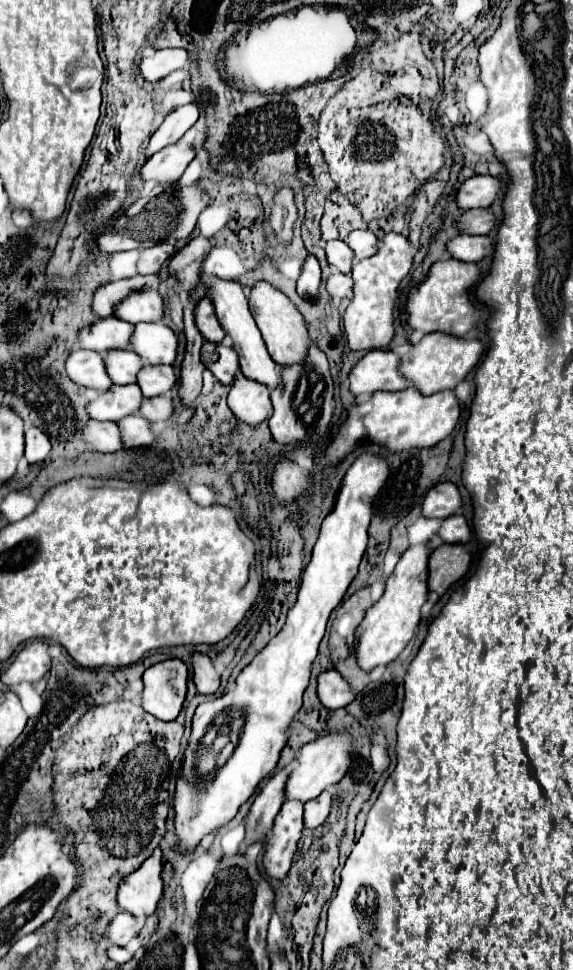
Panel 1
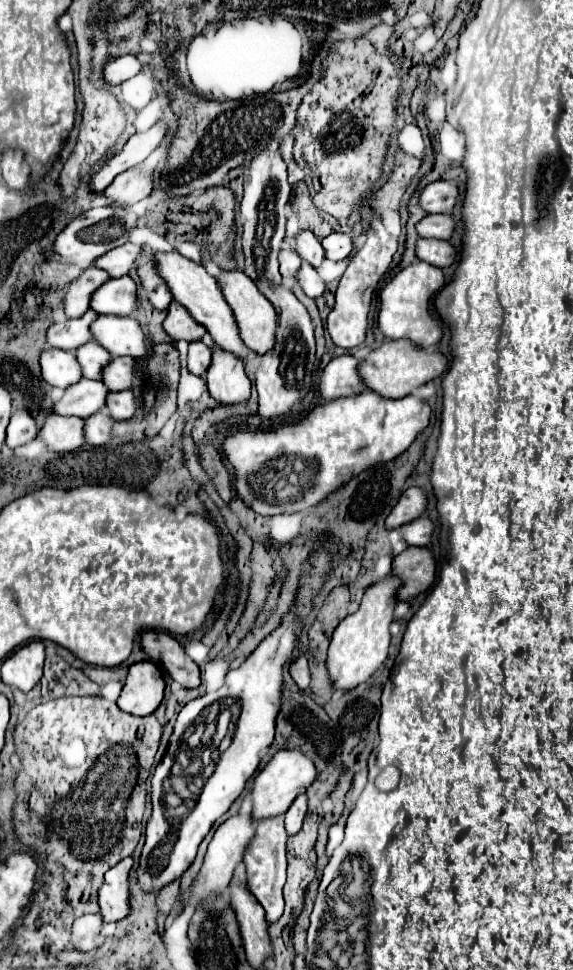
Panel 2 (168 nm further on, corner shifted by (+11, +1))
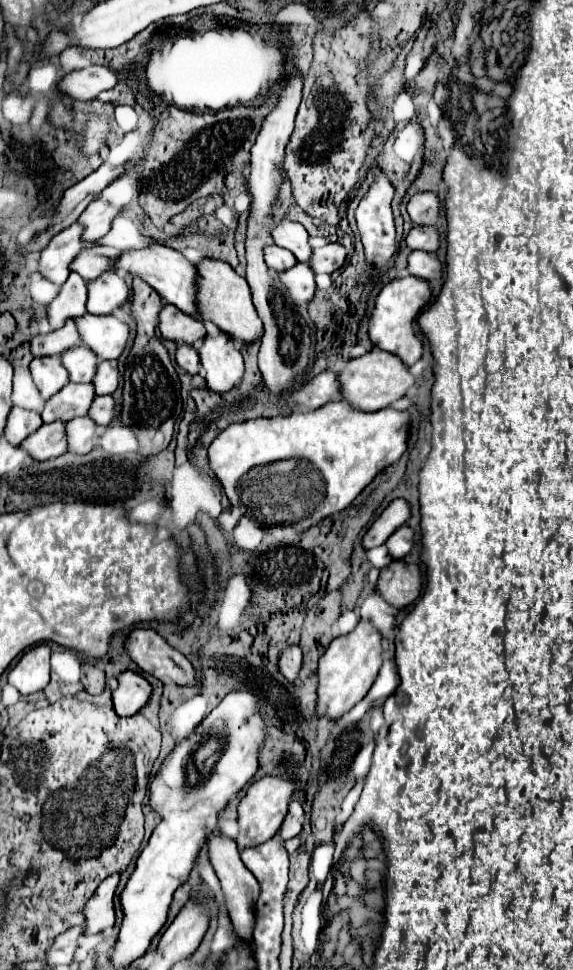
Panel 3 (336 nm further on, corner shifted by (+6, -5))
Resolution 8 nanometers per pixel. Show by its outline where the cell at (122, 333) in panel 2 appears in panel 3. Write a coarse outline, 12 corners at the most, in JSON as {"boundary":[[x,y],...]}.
{"boundary":[[114,316],[74,318],[80,340],[100,358],[122,354],[130,330]]}

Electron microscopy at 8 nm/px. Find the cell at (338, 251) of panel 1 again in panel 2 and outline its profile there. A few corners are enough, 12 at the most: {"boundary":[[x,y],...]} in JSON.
{"boundary":[[303,230],[293,242],[297,254],[313,268],[323,264],[321,240]]}

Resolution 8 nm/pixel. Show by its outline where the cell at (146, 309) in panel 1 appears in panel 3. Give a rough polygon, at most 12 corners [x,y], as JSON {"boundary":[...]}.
{"boundary":[[120,274],[88,282],[86,310],[110,314],[130,298]]}

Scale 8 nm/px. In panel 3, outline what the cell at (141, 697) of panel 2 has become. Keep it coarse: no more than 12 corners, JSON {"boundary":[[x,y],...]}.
{"boundary":[[132,670],[118,676],[112,704],[118,716],[136,714],[152,686]]}

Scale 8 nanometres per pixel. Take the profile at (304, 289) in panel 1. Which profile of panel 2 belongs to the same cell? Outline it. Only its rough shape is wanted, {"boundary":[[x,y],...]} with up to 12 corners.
{"boundary":[[281,250],[281,274],[295,278],[301,266],[299,254]]}

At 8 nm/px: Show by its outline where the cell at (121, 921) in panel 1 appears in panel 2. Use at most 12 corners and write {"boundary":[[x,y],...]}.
{"boundary":[[85,914],[73,924],[73,946],[97,948],[103,928],[99,914]]}

